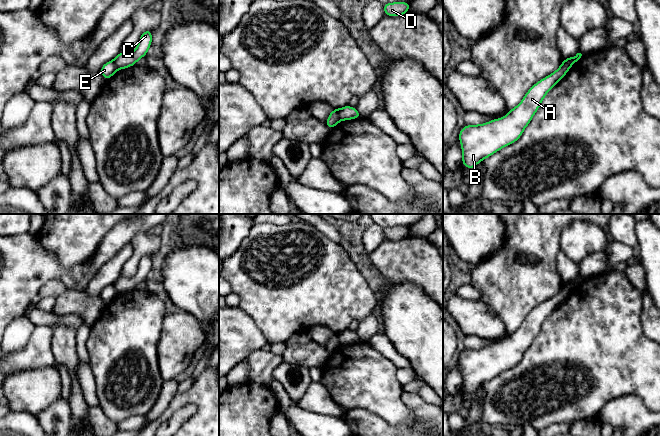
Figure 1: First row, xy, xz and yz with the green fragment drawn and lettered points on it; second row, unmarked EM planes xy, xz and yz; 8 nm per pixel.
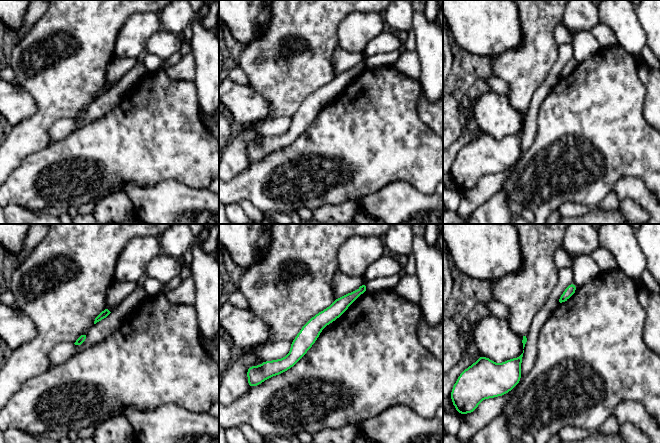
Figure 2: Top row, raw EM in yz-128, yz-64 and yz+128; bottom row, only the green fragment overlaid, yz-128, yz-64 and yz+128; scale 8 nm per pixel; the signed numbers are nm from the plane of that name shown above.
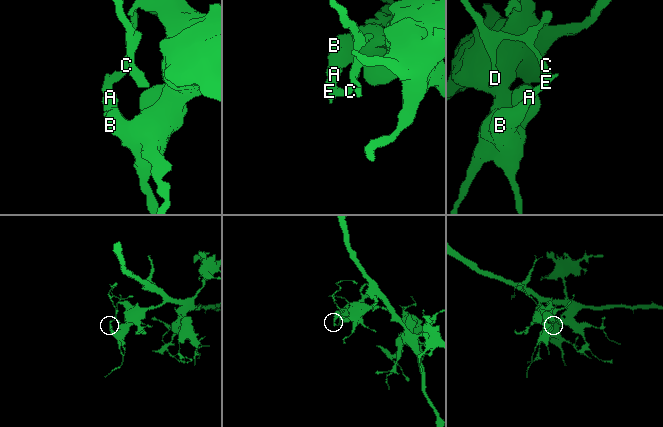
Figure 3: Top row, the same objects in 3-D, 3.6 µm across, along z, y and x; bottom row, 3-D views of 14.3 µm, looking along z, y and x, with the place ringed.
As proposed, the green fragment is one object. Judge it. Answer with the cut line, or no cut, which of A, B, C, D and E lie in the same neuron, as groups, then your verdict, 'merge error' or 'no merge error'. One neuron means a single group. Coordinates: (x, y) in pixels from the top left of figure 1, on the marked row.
xz (338, 109), (338, 117), (340, 119) | A B E / C D | merge error

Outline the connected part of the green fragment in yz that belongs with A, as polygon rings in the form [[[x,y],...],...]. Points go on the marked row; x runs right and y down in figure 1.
[[[577,53],[569,63],[562,62],[556,71],[535,83],[522,101],[504,117],[484,124],[466,124],[458,136],[462,149],[462,165],[473,169],[482,160],[516,142],[539,109],[543,98],[581,56],[581,53]]]

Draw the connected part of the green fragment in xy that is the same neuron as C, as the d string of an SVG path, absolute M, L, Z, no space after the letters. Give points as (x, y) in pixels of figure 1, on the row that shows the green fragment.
M152 29L144 31L139 38L138 45L132 53L124 53L120 51L114 58L117 69L125 69L136 65L136 62L145 57L152 44Z

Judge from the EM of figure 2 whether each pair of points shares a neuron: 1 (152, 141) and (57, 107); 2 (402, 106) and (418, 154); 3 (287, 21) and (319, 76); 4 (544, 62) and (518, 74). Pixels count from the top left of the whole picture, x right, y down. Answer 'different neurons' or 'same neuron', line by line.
1: different neurons
2: same neuron
3: same neuron
4: same neuron

